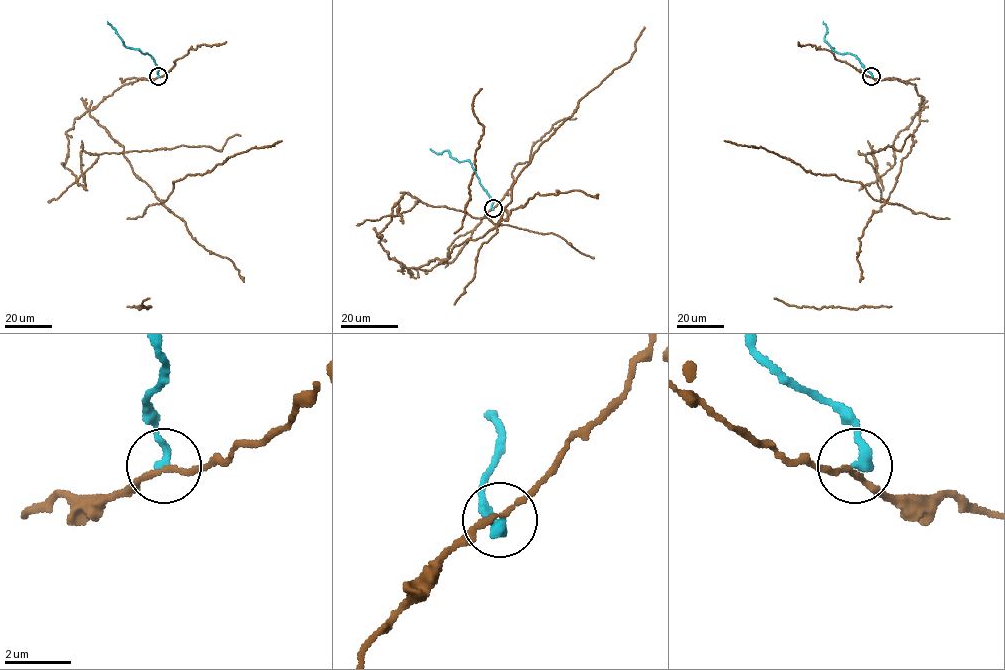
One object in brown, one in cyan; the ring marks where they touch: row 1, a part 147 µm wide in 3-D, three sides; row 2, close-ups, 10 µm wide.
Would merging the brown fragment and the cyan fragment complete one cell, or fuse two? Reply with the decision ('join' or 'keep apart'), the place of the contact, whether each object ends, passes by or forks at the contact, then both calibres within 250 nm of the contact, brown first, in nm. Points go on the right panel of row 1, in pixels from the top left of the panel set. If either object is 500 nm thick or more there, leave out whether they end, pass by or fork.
keep apart; at (871, 76); brown passes by; cyan ends there; 150 nm thick on the brown side, 320 nm on the other

